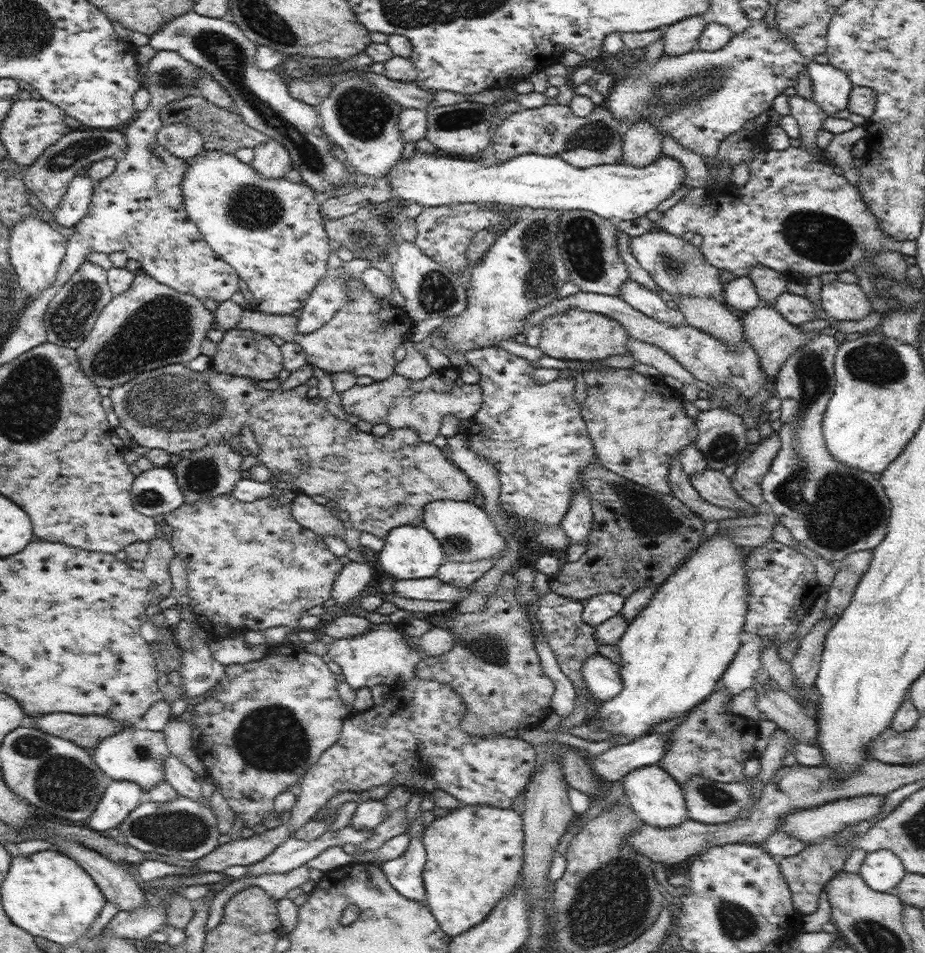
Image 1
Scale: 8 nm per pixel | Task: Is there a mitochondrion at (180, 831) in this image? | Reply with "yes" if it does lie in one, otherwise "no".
yes

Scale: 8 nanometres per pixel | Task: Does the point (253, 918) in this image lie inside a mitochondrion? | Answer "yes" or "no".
no

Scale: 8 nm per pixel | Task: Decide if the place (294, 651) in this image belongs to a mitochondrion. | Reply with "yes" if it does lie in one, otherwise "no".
no

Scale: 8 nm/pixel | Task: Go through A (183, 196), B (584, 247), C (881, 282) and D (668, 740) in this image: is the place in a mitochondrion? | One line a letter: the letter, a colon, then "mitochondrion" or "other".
A: other
B: mitochondrion
C: mitochondrion
D: other

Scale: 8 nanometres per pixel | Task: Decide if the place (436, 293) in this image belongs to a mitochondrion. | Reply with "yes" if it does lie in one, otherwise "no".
yes

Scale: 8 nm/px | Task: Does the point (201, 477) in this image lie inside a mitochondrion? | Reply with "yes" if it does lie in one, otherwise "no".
yes

